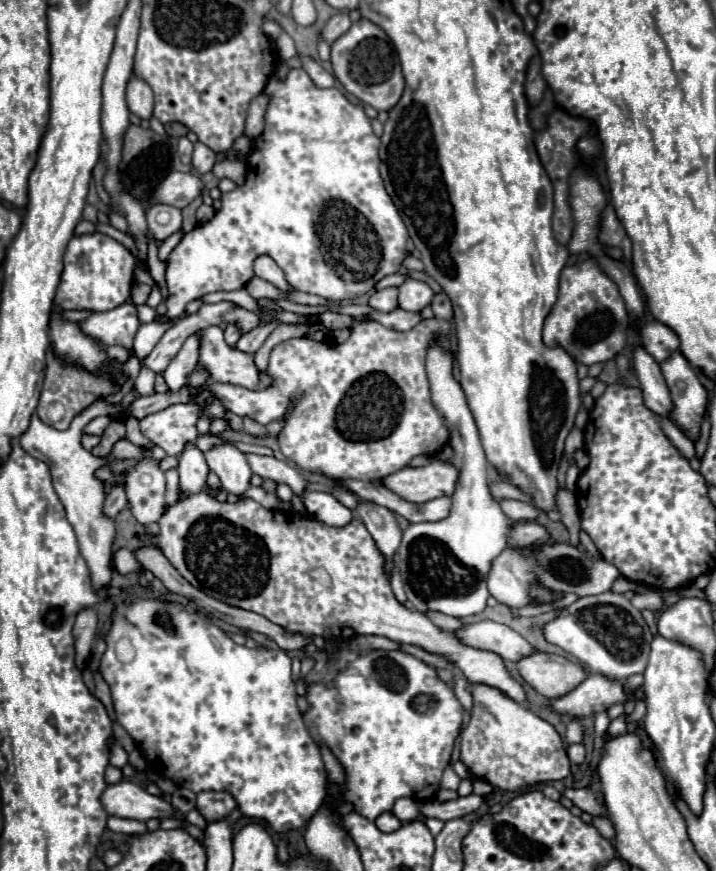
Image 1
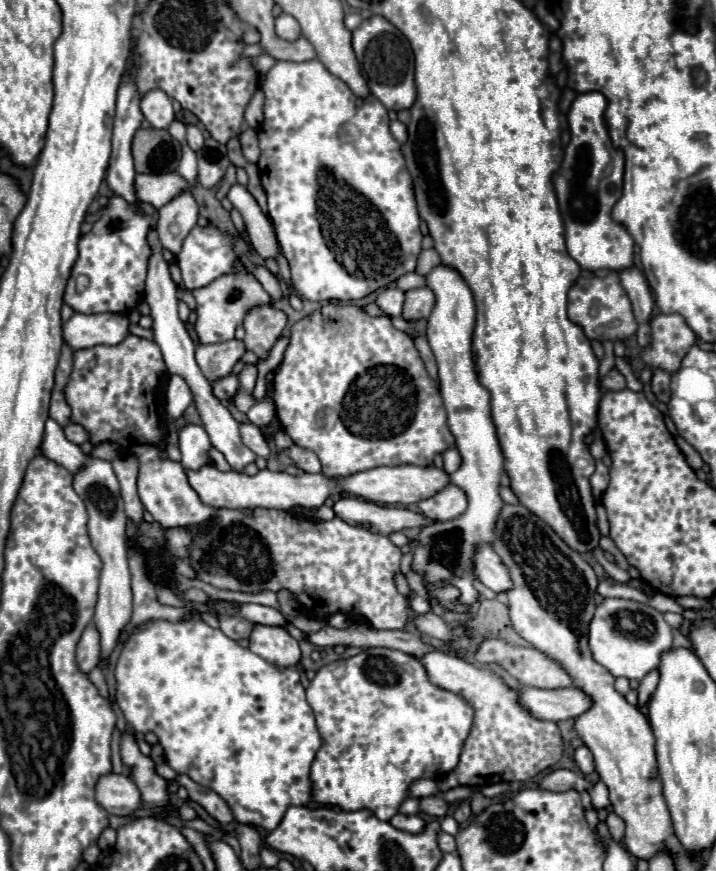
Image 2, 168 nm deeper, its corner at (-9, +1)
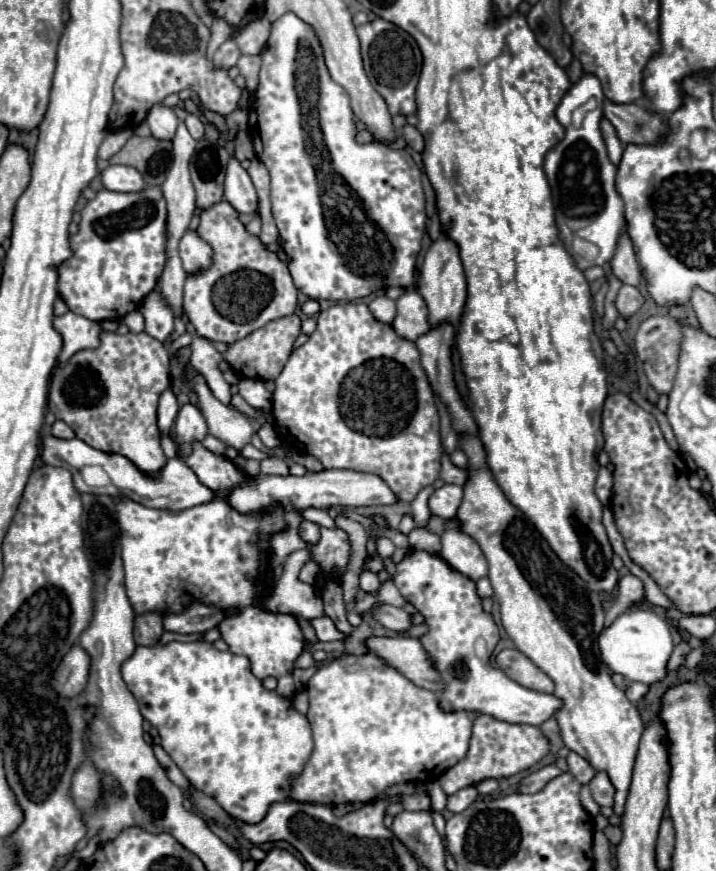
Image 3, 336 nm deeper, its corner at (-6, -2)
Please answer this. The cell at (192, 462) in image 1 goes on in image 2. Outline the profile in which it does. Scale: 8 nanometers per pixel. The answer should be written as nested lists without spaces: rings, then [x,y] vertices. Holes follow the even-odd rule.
[[[186,424],[180,430],[180,452],[182,452],[182,466],[186,470],[200,470],[210,462],[210,438],[202,426]]]

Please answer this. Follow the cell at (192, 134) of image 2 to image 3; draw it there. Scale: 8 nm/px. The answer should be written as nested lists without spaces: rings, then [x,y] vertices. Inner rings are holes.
[[[189,113],[187,115],[187,119],[185,119],[185,125],[189,127],[189,133],[195,137],[195,139],[201,139],[203,137],[203,123],[201,123],[201,119],[197,117],[197,115],[193,115],[193,113]]]

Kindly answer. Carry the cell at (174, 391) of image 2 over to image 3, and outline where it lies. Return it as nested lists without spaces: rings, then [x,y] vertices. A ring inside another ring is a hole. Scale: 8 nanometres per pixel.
[[[171,389],[163,391],[161,397],[159,397],[159,407],[157,407],[157,427],[159,427],[161,435],[169,435],[171,433],[175,417],[177,417],[177,411],[179,411],[179,403],[177,403],[173,391]]]

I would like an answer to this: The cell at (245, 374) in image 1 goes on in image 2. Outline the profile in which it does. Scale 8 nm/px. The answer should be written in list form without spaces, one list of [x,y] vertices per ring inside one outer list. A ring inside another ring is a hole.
[[[238,264],[238,270],[234,274],[220,276],[212,284],[198,288],[192,294],[196,298],[196,312],[198,312],[194,328],[200,338],[200,344],[218,344],[218,342],[232,340],[234,330],[242,322],[248,308],[270,302],[270,296],[264,292],[260,282],[252,274],[248,274],[242,264]]]

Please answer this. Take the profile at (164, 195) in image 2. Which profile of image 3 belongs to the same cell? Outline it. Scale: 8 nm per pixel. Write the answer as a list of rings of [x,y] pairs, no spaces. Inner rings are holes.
[[[109,165],[99,173],[101,183],[109,191],[141,191],[145,189],[145,181],[137,175],[137,169],[125,165]]]

